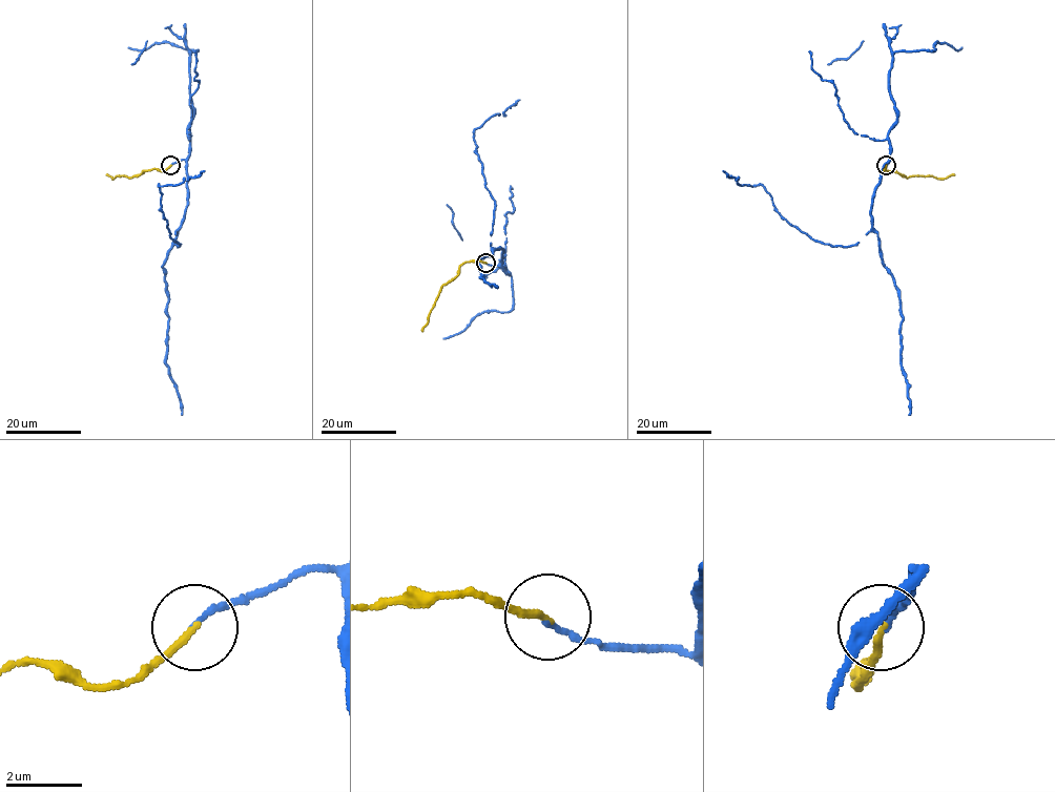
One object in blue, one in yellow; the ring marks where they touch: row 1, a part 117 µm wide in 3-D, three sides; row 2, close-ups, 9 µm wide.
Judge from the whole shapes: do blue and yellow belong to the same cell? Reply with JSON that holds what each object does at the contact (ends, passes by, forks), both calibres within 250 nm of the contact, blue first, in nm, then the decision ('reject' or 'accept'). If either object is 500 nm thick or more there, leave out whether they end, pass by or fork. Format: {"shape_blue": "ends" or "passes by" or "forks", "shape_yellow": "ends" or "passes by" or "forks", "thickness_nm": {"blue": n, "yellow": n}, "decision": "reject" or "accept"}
{"shape_blue": "ends", "shape_yellow": "ends", "thickness_nm": {"blue": 150, "yellow": 180}, "decision": "accept"}

